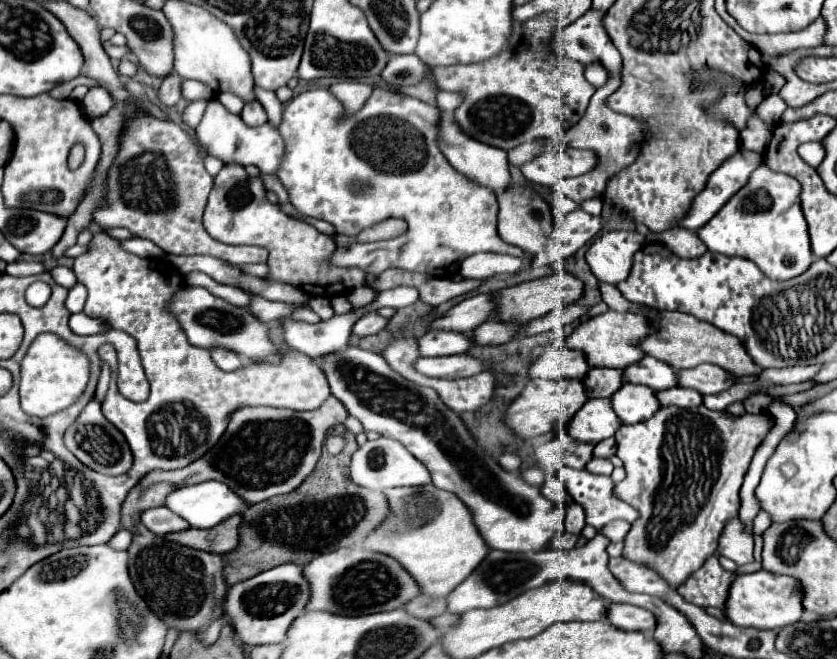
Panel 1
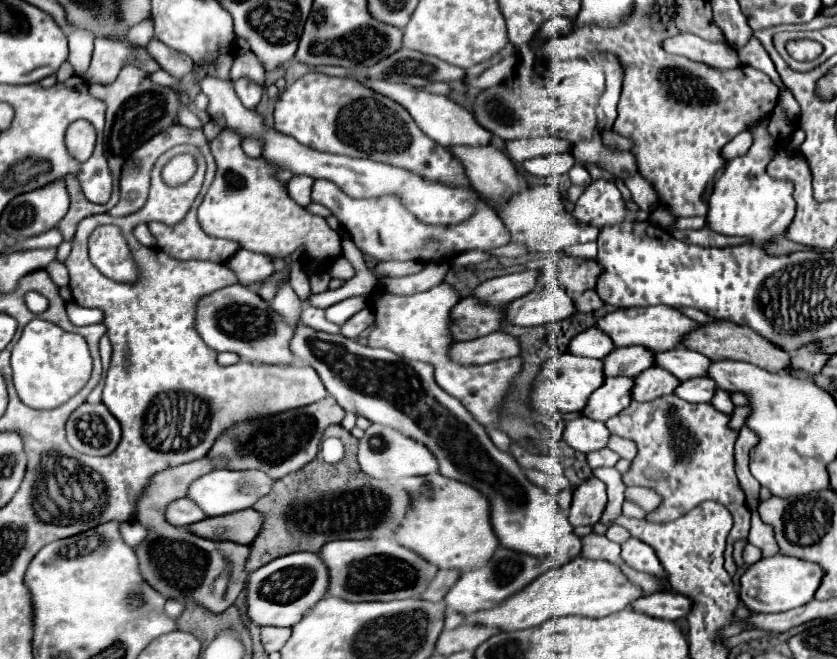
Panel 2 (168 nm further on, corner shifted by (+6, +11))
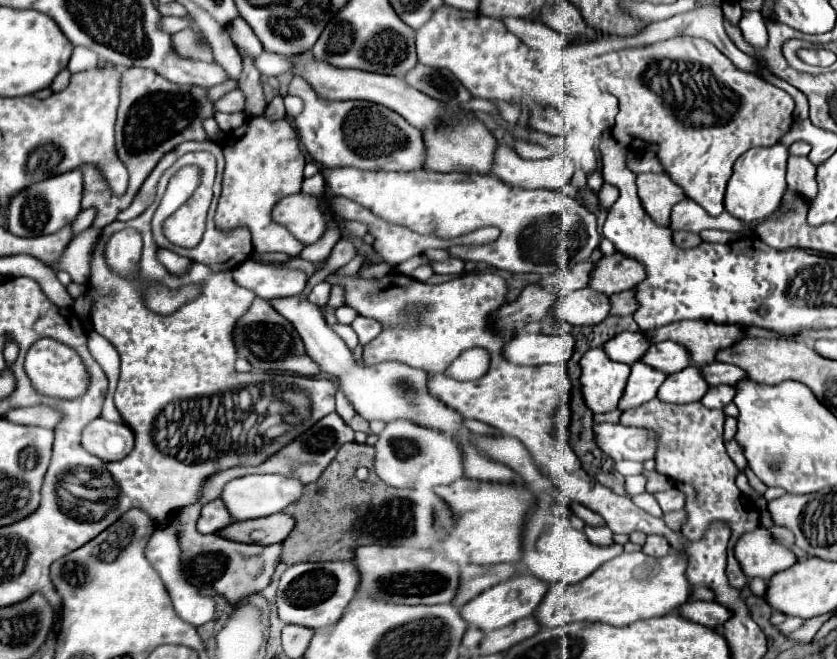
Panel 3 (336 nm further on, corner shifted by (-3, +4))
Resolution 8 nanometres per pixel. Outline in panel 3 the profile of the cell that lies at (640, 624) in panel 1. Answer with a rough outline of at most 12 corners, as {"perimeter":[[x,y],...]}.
{"perimeter":[[717,601],[685,603],[689,621],[719,627],[731,611]]}

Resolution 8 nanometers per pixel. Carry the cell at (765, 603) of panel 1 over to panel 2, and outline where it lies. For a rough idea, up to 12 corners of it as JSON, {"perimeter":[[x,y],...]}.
{"perimeter":[[776,554],[746,568],[750,612],[810,602],[820,566]]}

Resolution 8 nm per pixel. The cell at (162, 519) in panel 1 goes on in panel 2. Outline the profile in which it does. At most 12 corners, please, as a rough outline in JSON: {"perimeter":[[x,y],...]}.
{"perimeter":[[188,498],[170,502],[164,516],[174,526],[204,520]]}

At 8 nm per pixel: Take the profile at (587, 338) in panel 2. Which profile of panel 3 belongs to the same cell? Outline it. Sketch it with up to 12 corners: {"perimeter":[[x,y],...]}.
{"perimeter":[[625,331],[603,347],[613,361],[631,365],[647,353],[651,339]]}

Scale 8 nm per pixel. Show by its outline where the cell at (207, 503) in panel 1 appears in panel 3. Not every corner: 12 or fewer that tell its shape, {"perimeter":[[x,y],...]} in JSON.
{"perimeter":[[245,475],[221,499],[235,521],[281,513],[303,495],[299,479]]}

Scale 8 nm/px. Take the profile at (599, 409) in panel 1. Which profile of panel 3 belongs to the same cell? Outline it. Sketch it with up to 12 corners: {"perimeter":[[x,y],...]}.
{"perimeter":[[633,363],[619,409],[653,399],[667,375]]}

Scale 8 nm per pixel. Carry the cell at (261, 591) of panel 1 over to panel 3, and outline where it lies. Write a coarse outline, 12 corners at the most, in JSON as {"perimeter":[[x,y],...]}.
{"perimeter":[[353,561],[291,565],[279,617],[335,625],[357,595]]}

